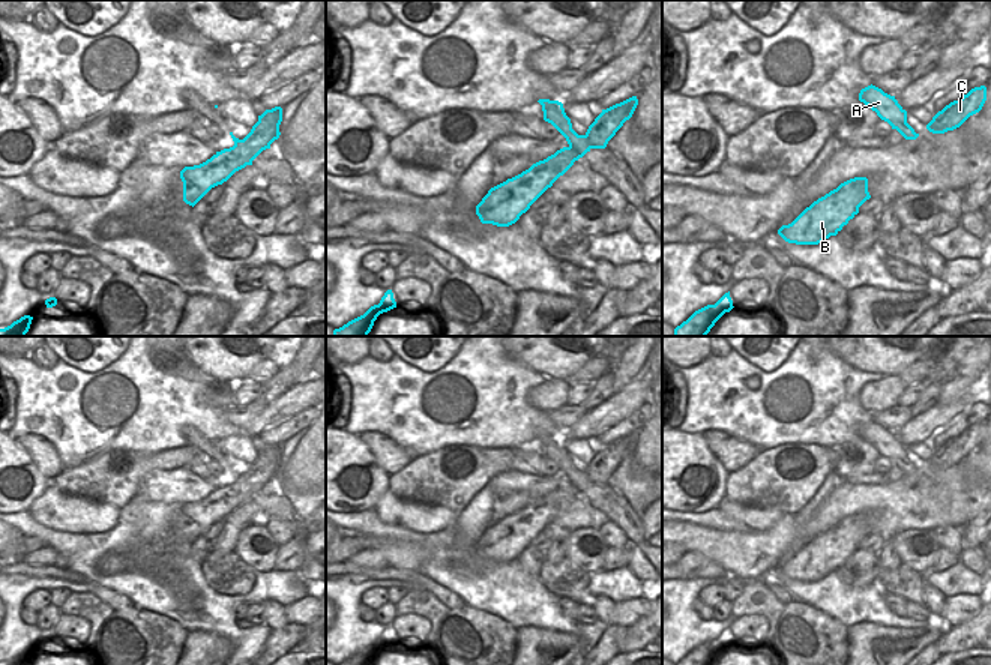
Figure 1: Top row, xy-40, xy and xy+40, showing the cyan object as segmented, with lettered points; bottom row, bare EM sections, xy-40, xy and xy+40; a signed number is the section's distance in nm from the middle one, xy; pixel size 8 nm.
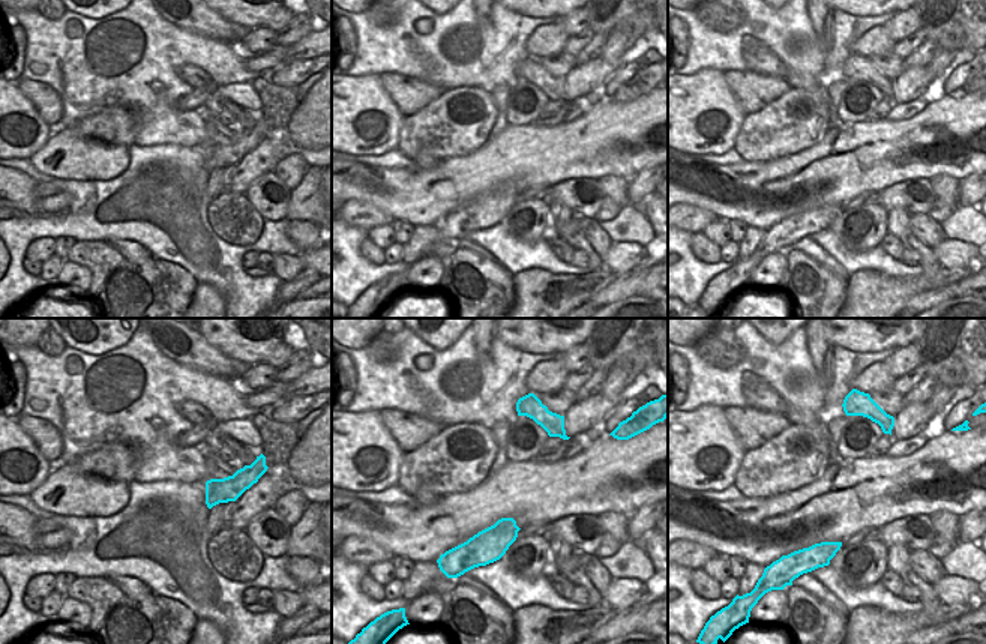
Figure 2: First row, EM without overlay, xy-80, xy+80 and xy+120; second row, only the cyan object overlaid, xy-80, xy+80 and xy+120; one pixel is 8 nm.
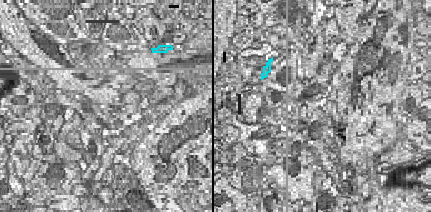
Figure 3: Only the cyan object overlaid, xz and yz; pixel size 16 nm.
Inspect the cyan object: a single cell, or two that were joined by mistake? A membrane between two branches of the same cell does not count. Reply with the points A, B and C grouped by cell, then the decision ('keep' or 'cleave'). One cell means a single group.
A / B C; cleave

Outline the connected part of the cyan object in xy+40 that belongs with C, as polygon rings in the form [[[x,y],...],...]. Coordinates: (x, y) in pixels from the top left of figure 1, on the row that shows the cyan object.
[[[974,87],[961,99],[950,102],[926,125],[932,134],[944,134],[959,128],[970,116],[979,113],[986,101],[986,87]]]

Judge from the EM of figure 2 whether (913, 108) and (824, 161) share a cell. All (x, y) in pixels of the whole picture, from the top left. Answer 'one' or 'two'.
two

